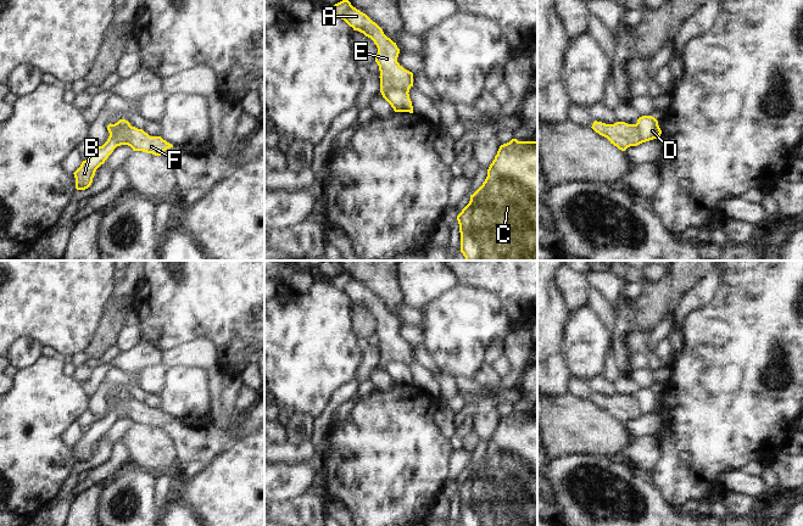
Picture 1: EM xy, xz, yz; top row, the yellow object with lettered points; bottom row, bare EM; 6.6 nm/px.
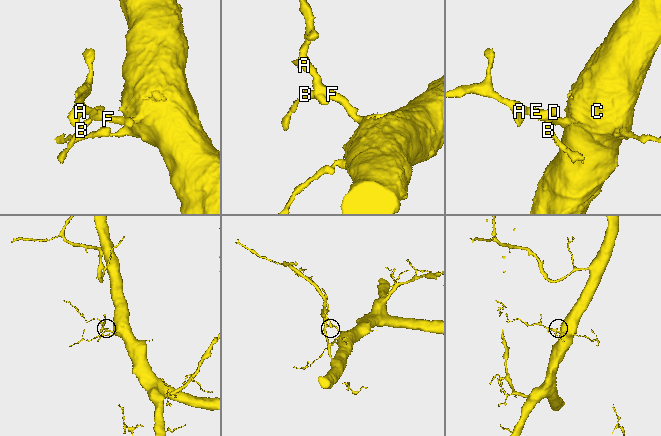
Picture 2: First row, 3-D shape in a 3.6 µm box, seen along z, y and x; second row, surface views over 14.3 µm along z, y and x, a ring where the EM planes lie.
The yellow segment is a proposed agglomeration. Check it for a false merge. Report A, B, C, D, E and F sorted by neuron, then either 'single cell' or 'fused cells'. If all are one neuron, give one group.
groups A C E F / B D; fused cells

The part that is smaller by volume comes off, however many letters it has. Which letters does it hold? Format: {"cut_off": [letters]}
{"cut_off": ["B", "D"]}

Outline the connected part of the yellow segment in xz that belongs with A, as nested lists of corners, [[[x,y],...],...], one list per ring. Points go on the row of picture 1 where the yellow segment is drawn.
[[[348,0],[335,4],[331,6],[330,12],[344,19],[353,30],[358,30],[370,38],[377,45],[375,62],[380,71],[380,93],[385,93],[390,88],[409,93],[413,86],[413,73],[397,62],[400,49],[396,43],[387,38],[383,29],[366,13],[353,7]]]

